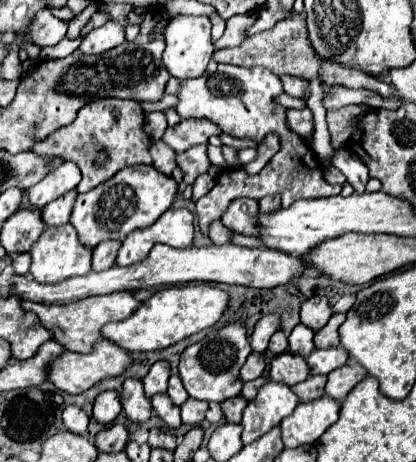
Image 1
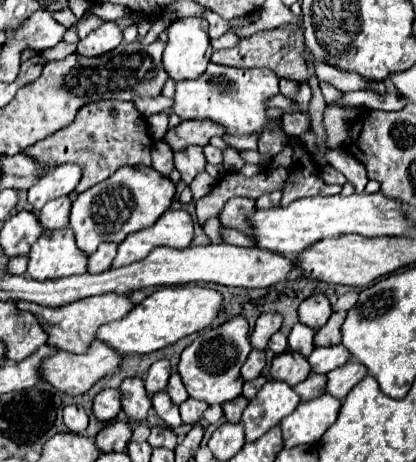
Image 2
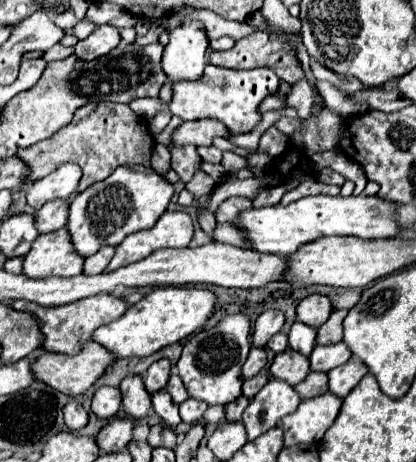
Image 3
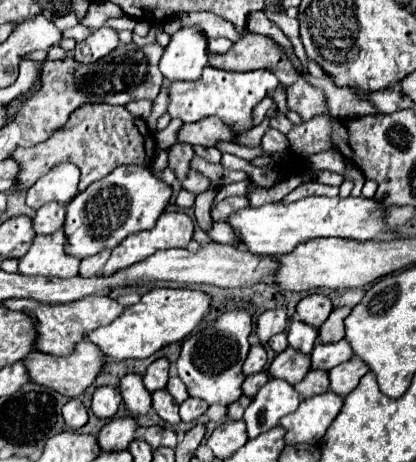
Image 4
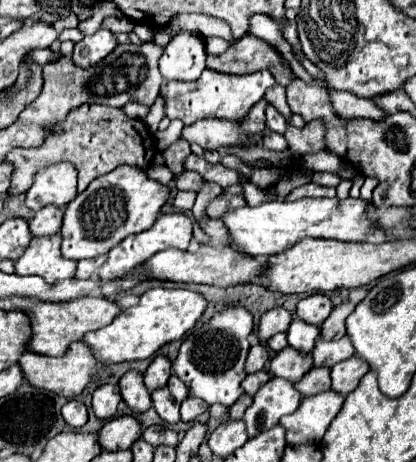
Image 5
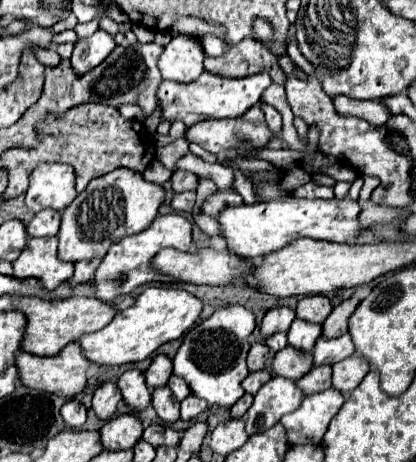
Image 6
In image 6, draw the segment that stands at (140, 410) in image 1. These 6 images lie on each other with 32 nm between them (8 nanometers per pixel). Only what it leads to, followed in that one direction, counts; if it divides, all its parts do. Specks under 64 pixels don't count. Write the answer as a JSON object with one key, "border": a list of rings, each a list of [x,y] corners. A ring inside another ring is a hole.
{"border":[[[126,370],[120,380],[118,380],[118,386],[122,390],[122,396],[126,400],[126,404],[140,412],[144,410],[146,406],[150,406],[150,390],[146,388],[146,382],[144,382],[144,374],[140,370]]]}

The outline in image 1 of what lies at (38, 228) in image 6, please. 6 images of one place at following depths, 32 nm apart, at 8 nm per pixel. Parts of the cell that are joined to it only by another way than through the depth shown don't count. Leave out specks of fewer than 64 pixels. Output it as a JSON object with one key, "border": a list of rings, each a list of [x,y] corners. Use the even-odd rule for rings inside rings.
{"border":[[[70,190],[66,192],[64,196],[48,202],[42,210],[40,210],[40,218],[46,226],[50,228],[56,228],[60,224],[66,224],[70,214],[72,214],[72,206],[74,206],[74,200],[76,200],[78,192],[76,190]]]}

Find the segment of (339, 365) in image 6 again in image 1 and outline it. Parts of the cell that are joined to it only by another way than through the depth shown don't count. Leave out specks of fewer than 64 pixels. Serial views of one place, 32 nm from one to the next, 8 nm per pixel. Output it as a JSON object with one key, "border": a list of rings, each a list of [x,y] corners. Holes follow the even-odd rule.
{"border":[[[348,362],[328,374],[328,384],[326,384],[326,394],[332,396],[334,400],[344,400],[346,394],[366,378],[366,368],[360,366],[358,362]]]}

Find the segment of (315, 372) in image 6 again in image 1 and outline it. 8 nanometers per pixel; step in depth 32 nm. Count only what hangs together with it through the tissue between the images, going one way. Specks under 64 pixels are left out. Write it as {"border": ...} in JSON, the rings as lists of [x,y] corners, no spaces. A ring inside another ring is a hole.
{"border":[[[310,376],[308,380],[292,386],[292,392],[300,398],[300,402],[310,402],[324,396],[324,386],[326,386],[326,376]]]}

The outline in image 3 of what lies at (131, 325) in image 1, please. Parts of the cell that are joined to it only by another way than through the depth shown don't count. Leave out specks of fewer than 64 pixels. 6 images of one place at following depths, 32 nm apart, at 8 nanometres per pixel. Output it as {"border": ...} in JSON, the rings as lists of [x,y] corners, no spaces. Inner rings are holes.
{"border":[[[154,288],[150,294],[146,294],[138,304],[130,306],[120,320],[114,320],[106,326],[100,326],[92,340],[104,346],[108,352],[114,354],[116,360],[130,358],[130,356],[150,356],[158,352],[160,348],[174,344],[186,336],[190,336],[194,330],[202,328],[206,320],[210,318],[216,304],[216,296],[202,288]]]}

